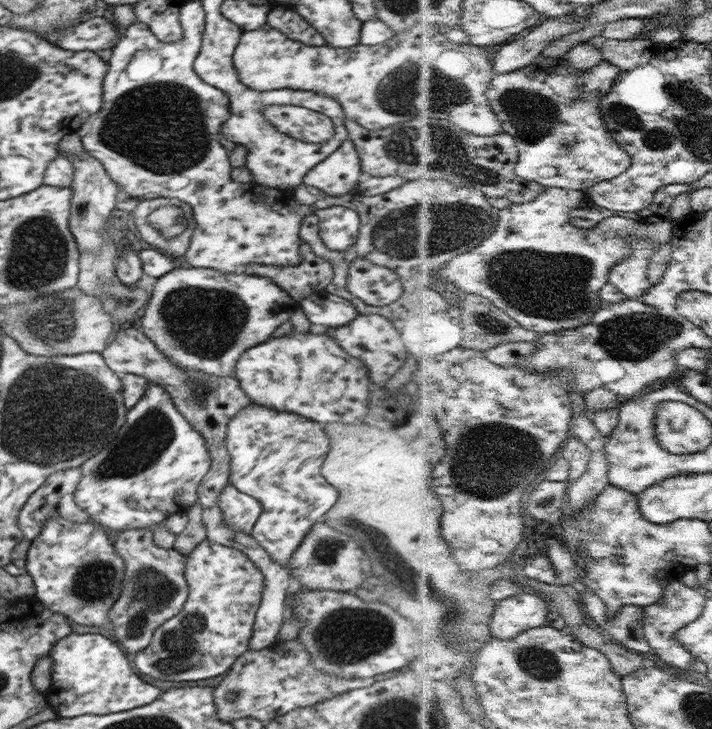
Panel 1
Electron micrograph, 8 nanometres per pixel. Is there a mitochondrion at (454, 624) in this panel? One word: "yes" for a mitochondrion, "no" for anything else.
yes

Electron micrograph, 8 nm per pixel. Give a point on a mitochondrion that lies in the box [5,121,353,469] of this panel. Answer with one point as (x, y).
(205, 322)

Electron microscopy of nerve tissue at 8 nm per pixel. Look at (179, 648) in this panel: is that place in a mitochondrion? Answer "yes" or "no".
yes

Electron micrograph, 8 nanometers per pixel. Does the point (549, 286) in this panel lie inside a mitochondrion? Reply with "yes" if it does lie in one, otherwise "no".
yes

